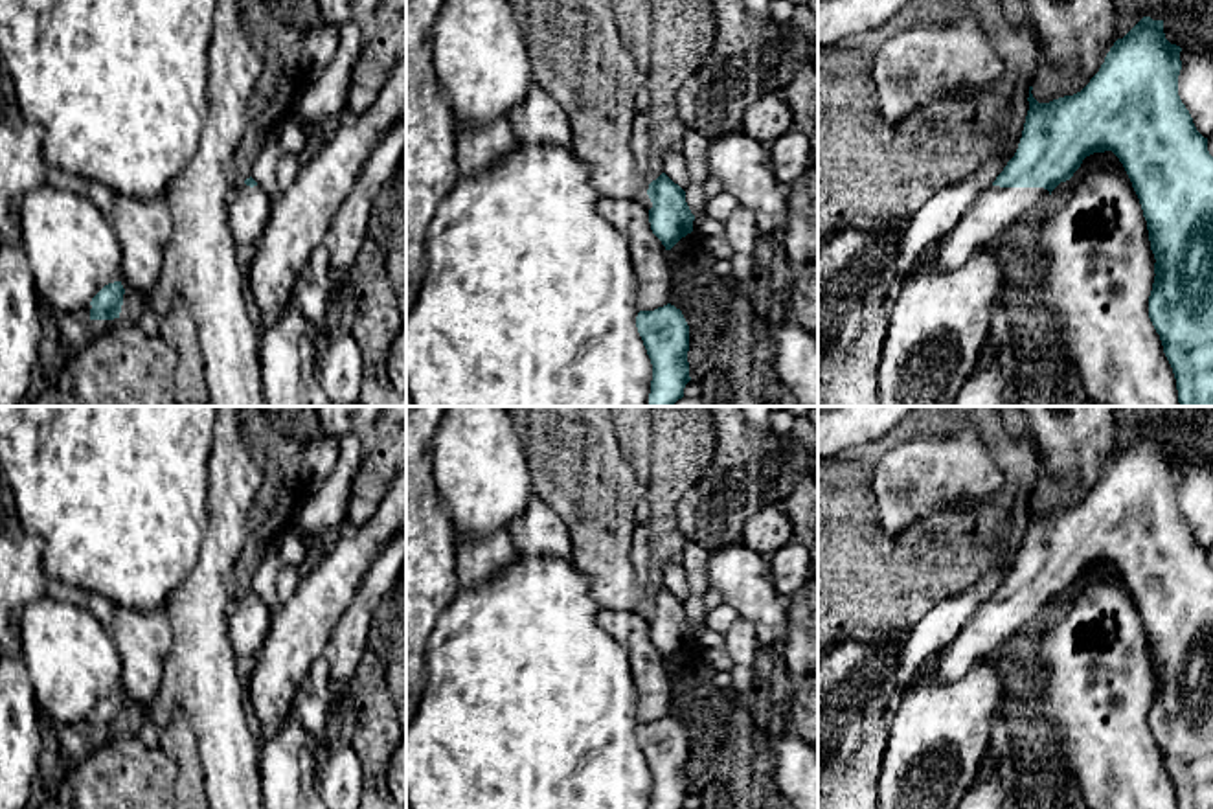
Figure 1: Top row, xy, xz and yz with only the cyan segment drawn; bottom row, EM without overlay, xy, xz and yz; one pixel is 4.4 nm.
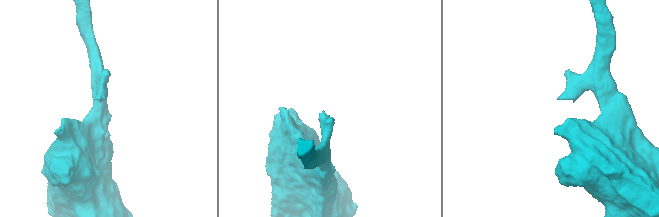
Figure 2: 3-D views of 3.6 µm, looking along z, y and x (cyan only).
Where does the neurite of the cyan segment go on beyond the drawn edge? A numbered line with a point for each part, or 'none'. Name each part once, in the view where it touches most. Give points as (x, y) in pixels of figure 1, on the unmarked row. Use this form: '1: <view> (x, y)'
1: yz (993, 629)

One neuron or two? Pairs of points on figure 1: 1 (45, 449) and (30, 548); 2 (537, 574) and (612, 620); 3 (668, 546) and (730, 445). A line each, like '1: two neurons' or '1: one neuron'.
1: two neurons
2: two neurons
3: two neurons

